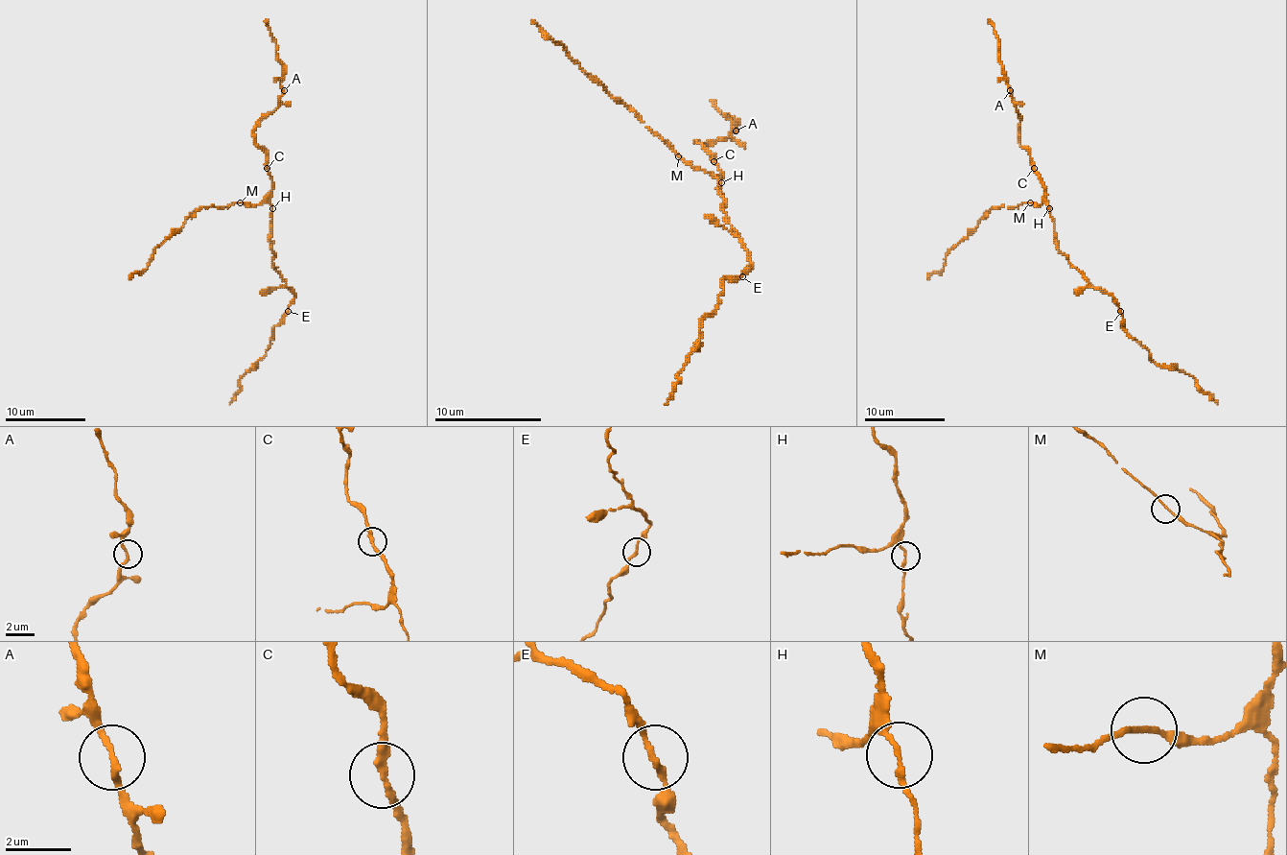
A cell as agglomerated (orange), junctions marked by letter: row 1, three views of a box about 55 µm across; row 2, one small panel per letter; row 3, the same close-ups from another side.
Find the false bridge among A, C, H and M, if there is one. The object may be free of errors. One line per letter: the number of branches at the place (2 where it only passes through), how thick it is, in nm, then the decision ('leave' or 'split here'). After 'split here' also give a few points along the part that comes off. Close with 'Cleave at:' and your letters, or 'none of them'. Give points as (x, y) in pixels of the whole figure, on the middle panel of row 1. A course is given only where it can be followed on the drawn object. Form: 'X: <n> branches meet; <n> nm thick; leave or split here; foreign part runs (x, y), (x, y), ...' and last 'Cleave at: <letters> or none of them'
A: 2 branches meet; 190 nm thick; leave
C: 2 branches meet; 200 nm thick; leave
H: 2 branches meet; 150 nm thick; leave
M: 2 branches meet; 140 nm thick; leave
Cleave at: none of them

